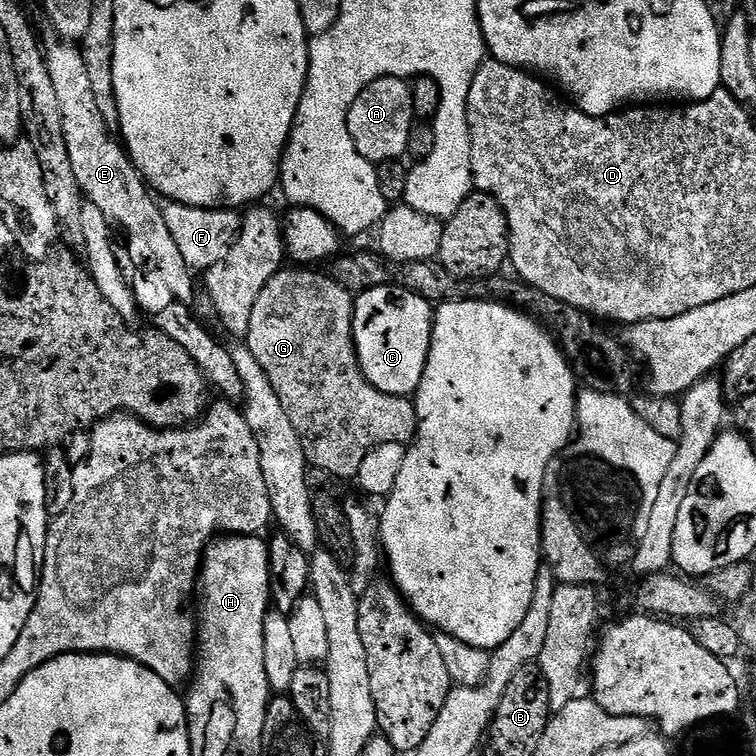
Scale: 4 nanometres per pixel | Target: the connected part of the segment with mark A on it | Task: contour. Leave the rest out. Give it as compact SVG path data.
M383 76L370 82L370 86L354 98L354 106L350 106L348 115L348 133L350 138L354 138L358 154L378 165L387 160L400 160L407 153L413 123L411 83L393 76Z

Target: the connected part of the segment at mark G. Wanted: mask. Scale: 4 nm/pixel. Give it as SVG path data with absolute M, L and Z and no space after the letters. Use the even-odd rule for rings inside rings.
M288 266L278 274L274 274L274 278L270 278L270 282L266 282L266 290L262 290L262 294L258 294L258 302L254 302L254 311L250 313L250 326L246 337L246 347L250 350L250 354L254 354L254 358L258 358L258 366L262 366L270 386L274 388L274 394L278 394L278 402L282 402L282 410L286 410L286 418L290 418L290 426L294 426L294 430L298 430L298 434L302 438L302 450L306 454L309 465L313 469L321 468L322 471L329 472L330 475L337 476L340 480L349 481L358 474L358 466L362 466L362 458L366 458L366 454L370 454L370 450L374 450L386 442L398 442L405 446L411 444L416 439L417 421L416 406L409 397L391 396L385 392L379 392L364 376L364 371L360 369L352 333L353 307L353 293L347 292L338 281L332 279L331 275L324 273L323 276L320 270L313 270L308 266Z

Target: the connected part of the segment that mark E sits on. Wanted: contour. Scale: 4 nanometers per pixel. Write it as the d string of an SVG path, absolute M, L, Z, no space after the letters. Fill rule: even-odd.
M55 34L45 35L42 40L46 66L50 70L50 79L58 97L58 107L62 114L62 135L66 137L66 151L70 154L70 166L74 170L74 178L78 178L78 186L84 194L85 201L102 210L108 219L109 225L124 231L128 239L128 256L132 259L134 267L140 271L140 276L160 296L166 296L169 301L192 302L198 292L198 284L194 279L192 269L182 262L182 254L170 235L166 226L163 207L152 201L153 193L150 191L145 179L132 163L123 143L113 133L108 131L106 122L102 122L102 114L94 102L94 94L90 87L90 77L86 74L86 62L82 62L82 54L75 43L62 40Z

